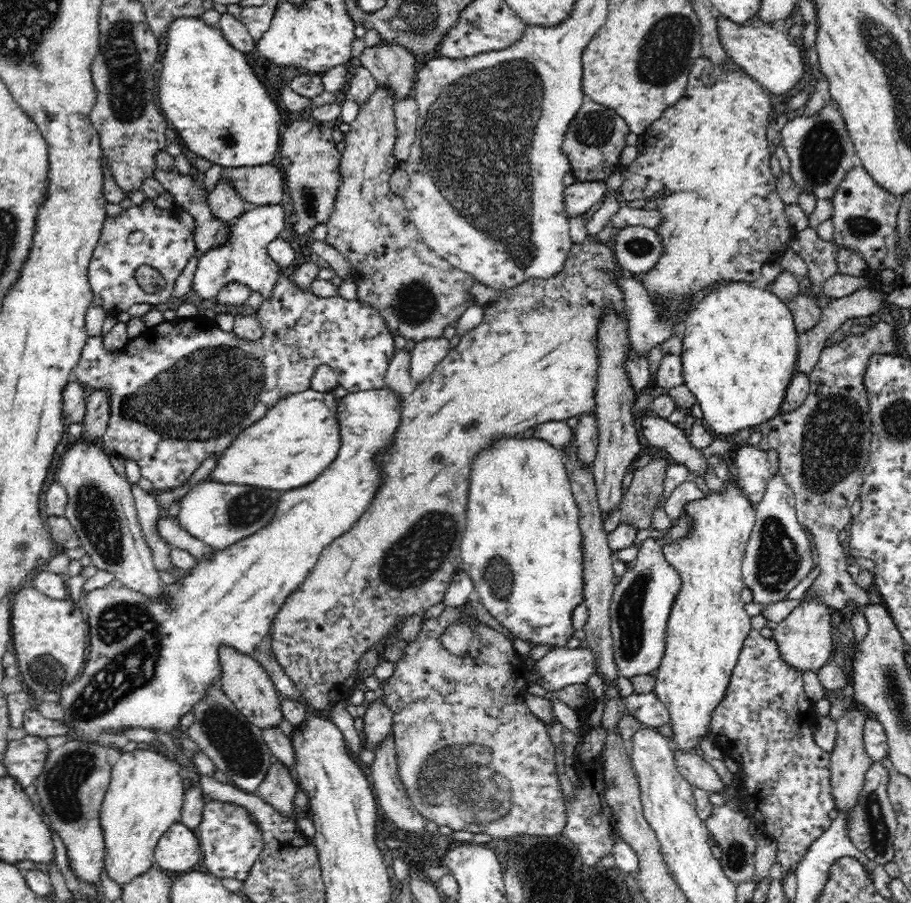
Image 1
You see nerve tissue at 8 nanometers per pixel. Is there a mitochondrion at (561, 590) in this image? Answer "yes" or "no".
no

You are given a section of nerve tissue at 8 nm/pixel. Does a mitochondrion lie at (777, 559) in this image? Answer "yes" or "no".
yes

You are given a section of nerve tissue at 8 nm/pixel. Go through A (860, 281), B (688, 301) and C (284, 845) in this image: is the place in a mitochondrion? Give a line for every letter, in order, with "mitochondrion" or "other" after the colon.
A: other
B: other
C: other

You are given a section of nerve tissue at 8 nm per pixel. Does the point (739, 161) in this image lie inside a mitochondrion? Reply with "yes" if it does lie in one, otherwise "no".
no

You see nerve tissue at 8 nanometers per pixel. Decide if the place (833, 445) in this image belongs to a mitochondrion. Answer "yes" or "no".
yes

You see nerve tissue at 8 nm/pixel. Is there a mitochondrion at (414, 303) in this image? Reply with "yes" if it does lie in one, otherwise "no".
yes

